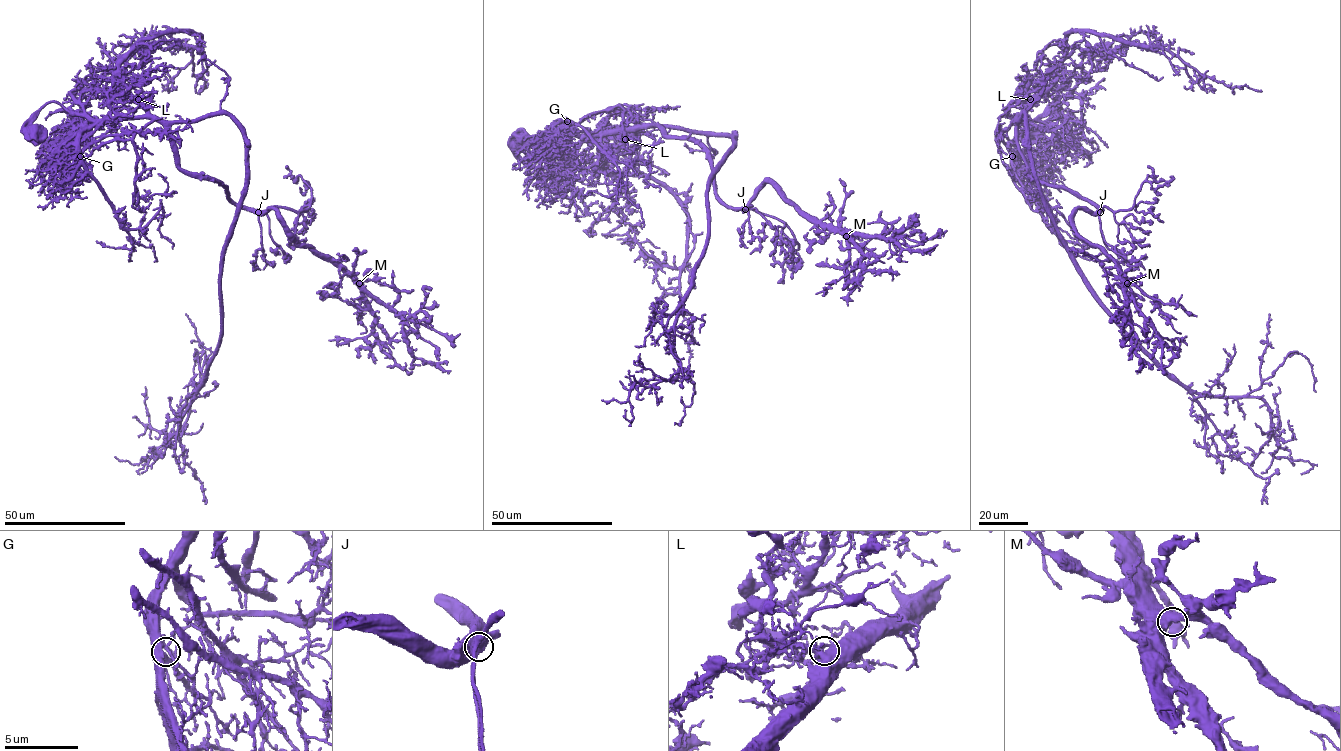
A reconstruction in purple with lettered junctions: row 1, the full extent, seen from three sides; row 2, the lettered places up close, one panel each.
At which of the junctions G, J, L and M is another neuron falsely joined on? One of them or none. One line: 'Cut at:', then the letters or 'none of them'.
Cut at: J

